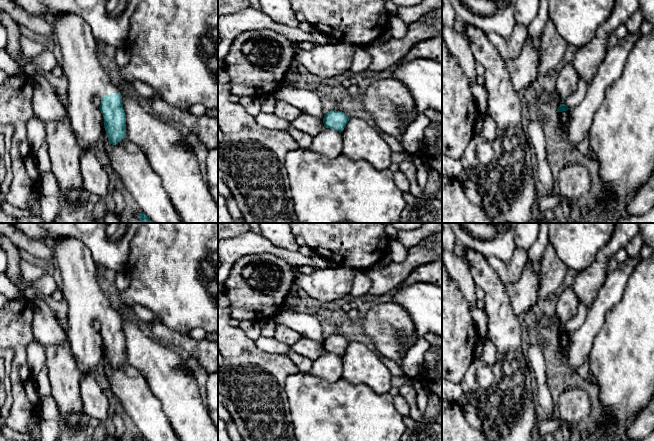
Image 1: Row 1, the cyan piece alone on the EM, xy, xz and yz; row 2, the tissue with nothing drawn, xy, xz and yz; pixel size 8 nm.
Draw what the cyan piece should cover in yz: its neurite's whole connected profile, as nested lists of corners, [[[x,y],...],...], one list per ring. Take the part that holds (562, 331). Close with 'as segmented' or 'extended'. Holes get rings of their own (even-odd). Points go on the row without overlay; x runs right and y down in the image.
[[[561,328],[556,337],[557,355],[561,361],[567,363],[571,343],[571,332]]]; extended

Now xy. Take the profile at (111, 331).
[[[65,237],[52,246],[62,276],[62,292],[68,303],[67,336],[77,369],[81,377],[94,373],[106,355],[110,368],[116,369],[126,362],[126,339],[122,328],[120,314],[112,307],[111,302],[100,289],[97,280],[97,267],[92,255],[79,239]],[[95,320],[101,321],[100,331],[93,328]]]; extended

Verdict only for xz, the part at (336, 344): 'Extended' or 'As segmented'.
Extended

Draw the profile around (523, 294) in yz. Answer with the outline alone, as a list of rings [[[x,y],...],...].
[[[528,261],[519,280],[505,285],[505,291],[514,313],[522,318],[540,300],[538,297],[539,278]]]

